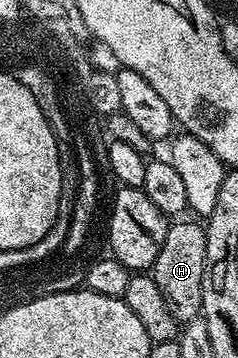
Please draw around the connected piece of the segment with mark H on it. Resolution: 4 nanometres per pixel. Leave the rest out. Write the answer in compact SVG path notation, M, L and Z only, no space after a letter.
M174 221L166 228L166 236L164 237L164 245L160 245L160 253L156 257L152 268L152 274L156 285L160 285L160 293L164 296L164 302L168 304L168 310L171 311L172 317L176 317L176 321L179 325L185 325L192 322L192 320L199 318L202 313L202 294L204 293L204 269L206 268L206 254L208 253L208 241L206 240L206 229L201 222L198 223L178 223L182 221Z

